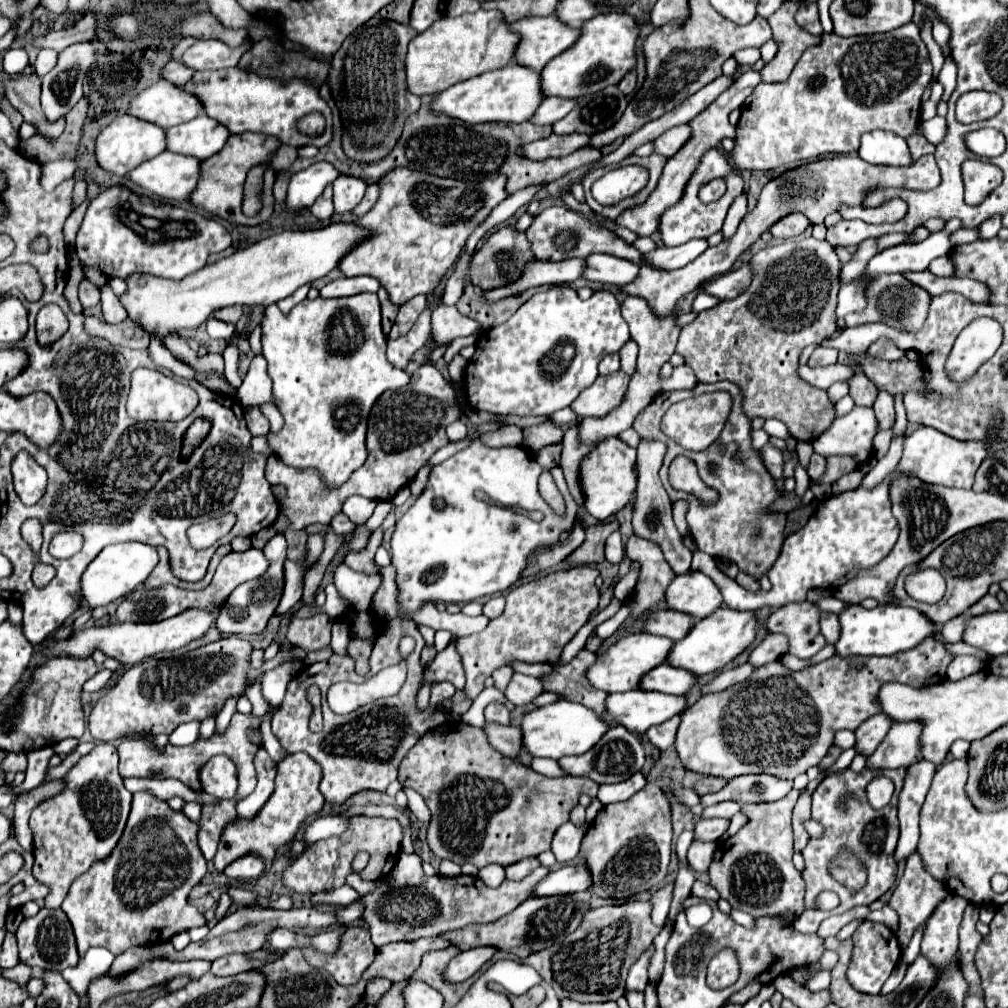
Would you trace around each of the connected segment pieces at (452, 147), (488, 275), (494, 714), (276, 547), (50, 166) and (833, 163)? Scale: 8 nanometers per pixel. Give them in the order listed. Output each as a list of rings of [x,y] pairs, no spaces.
[[[422,96],[422,106],[416,114],[408,116],[402,136],[398,138],[394,150],[378,160],[378,162],[354,162],[350,158],[344,156],[342,150],[342,128],[334,128],[334,140],[332,144],[320,148],[316,158],[298,158],[292,168],[288,172],[278,172],[276,184],[274,184],[274,198],[278,204],[284,204],[286,198],[286,190],[288,190],[288,176],[306,168],[308,164],[312,164],[314,160],[326,160],[332,164],[332,160],[342,162],[342,170],[344,174],[352,174],[358,178],[364,178],[368,184],[376,184],[386,172],[398,168],[398,166],[406,166],[418,172],[426,172],[426,174],[434,174],[434,176],[442,176],[442,178],[454,178],[454,180],[470,180],[470,182],[482,182],[482,180],[492,180],[500,174],[504,174],[508,178],[508,190],[510,194],[530,186],[530,184],[546,184],[552,180],[560,180],[566,174],[570,174],[572,170],[580,168],[580,166],[592,166],[596,164],[602,156],[610,154],[616,146],[584,146],[572,154],[554,158],[550,157],[542,161],[532,161],[527,158],[516,156],[516,146],[518,144],[526,144],[526,142],[534,142],[540,138],[546,138],[546,130],[550,130],[550,126],[536,126],[532,122],[524,122],[524,124],[464,124],[462,120],[452,120],[450,116],[444,114],[434,114],[430,110],[432,106],[432,98],[434,96]]]
[[[512,224],[510,226],[502,226],[498,232],[490,234],[490,238],[484,242],[484,246],[474,254],[472,258],[472,268],[470,268],[470,276],[472,276],[472,284],[484,288],[484,290],[494,290],[494,288],[502,288],[508,286],[512,282],[516,282],[518,278],[522,278],[526,266],[536,260],[534,252],[528,244],[528,238],[524,232],[516,230]]]
[[[488,704],[484,710],[484,716],[486,716],[486,722],[510,726],[510,712],[502,704]]]
[[[276,534],[274,538],[270,538],[270,542],[264,548],[264,554],[268,556],[268,560],[272,560],[272,568],[268,568],[268,572],[264,576],[260,576],[260,580],[250,580],[240,584],[226,600],[220,616],[216,618],[216,628],[222,634],[260,634],[266,628],[268,618],[274,614],[276,604],[280,600],[280,592],[284,586],[284,560],[286,560],[286,538],[284,534]]]
[[[60,160],[60,162],[48,162],[44,164],[44,176],[42,176],[42,186],[46,190],[54,190],[62,180],[74,176],[76,172],[76,162],[74,160]]]
[[[932,154],[918,158],[912,166],[900,168],[900,166],[876,166],[868,164],[858,156],[836,156],[836,158],[822,158],[808,164],[802,164],[798,168],[792,168],[778,178],[772,178],[768,184],[764,184],[756,206],[742,218],[738,230],[734,236],[724,238],[718,246],[708,248],[704,256],[696,258],[692,264],[686,264],[678,270],[652,270],[642,268],[640,280],[636,284],[628,284],[624,288],[628,294],[638,296],[648,302],[652,314],[656,318],[668,318],[676,306],[676,302],[686,296],[688,292],[694,292],[700,288],[704,280],[710,280],[714,276],[726,274],[734,262],[752,248],[752,244],[778,220],[792,212],[802,212],[812,224],[822,224],[824,218],[832,212],[838,212],[842,204],[846,206],[862,206],[864,196],[872,188],[904,188],[904,190],[932,190],[940,184],[940,170],[936,166],[936,160]]]

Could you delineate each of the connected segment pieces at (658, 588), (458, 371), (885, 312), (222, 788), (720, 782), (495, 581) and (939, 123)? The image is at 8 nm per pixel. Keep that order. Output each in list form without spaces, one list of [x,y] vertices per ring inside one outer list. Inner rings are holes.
[[[632,536],[626,544],[626,554],[630,560],[638,560],[642,564],[638,582],[630,596],[630,614],[624,620],[624,628],[630,630],[632,624],[642,618],[642,614],[666,600],[666,588],[676,574],[654,542]]]
[[[458,353],[448,364],[449,376],[452,380],[460,380],[464,376],[464,370],[466,370],[466,360]]]
[[[894,274],[894,276],[880,276],[880,278],[876,278],[868,286],[866,300],[868,300],[868,306],[866,306],[864,312],[848,314],[844,318],[850,328],[858,328],[858,326],[864,326],[864,324],[882,322],[882,324],[892,326],[892,328],[898,328],[898,330],[918,332],[924,326],[926,318],[928,318],[928,308],[930,308],[932,296],[924,288],[920,288],[920,286],[912,284],[910,280],[906,280],[902,274]]]
[[[214,756],[204,764],[200,782],[204,792],[222,800],[236,800],[238,766],[230,756]]]
[[[702,776],[696,784],[694,784],[694,788],[696,788],[696,794],[708,794],[708,792],[716,792],[716,790],[720,790],[720,788],[724,788],[728,784],[728,780],[726,778],[716,778],[716,776]]]
[[[478,438],[468,448],[434,466],[424,492],[408,508],[402,520],[396,522],[392,536],[392,564],[398,572],[396,582],[400,586],[400,606],[404,610],[416,610],[424,600],[466,604],[480,596],[504,592],[514,586],[528,568],[532,554],[538,554],[540,548],[556,546],[560,534],[572,530],[578,510],[576,504],[572,504],[560,466],[554,466],[550,468],[550,474],[556,478],[556,486],[568,508],[564,518],[554,516],[538,494],[538,478],[542,472],[544,468],[526,448],[488,448]],[[476,490],[486,490],[494,504],[538,510],[544,518],[542,522],[532,522],[522,516],[486,512],[482,516],[482,512],[474,512]],[[434,498],[448,498],[448,504],[438,510],[434,508]]]
[[[940,116],[922,122],[920,128],[922,128],[922,136],[924,136],[928,142],[932,142],[932,144],[940,144],[940,142],[944,140],[944,136],[946,136],[946,130],[948,130],[946,118],[940,118]]]

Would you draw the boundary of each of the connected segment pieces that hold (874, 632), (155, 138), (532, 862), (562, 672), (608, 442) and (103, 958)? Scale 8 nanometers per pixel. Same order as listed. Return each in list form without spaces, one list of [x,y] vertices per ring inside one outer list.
[[[854,604],[838,618],[842,624],[842,634],[836,642],[836,654],[840,656],[888,656],[904,652],[922,644],[938,628],[932,620],[928,620],[928,616],[906,606],[876,606],[874,610],[866,610],[860,604]]]
[[[130,114],[118,116],[96,138],[96,160],[98,160],[98,164],[104,170],[108,170],[112,174],[118,174],[118,176],[126,176],[126,172],[134,170],[136,166],[140,166],[142,162],[158,156],[164,150],[166,150],[164,128],[160,128],[158,124],[152,124],[152,122],[140,120],[136,116],[130,116]]]
[[[528,858],[528,860],[520,860],[516,864],[506,866],[506,878],[508,880],[522,880],[526,878],[532,870],[538,868],[538,860],[536,858]]]
[[[588,648],[580,650],[580,654],[570,664],[554,666],[554,672],[550,674],[550,678],[542,680],[544,690],[560,692],[565,699],[580,702],[592,708],[596,714],[604,714],[608,692],[594,688],[586,680],[586,672],[588,672],[586,668],[590,668],[590,664],[594,664],[596,660],[598,660],[596,652],[590,652]]]
[[[618,436],[606,438],[600,442],[600,448],[584,460],[584,468],[580,468],[580,476],[584,476],[584,492],[588,494],[588,514],[596,520],[604,522],[610,516],[616,516],[624,506],[634,500],[636,494],[636,448],[622,442]]]
[[[90,948],[76,968],[62,970],[60,976],[72,986],[72,990],[78,996],[86,996],[90,982],[106,974],[112,962],[114,962],[114,956],[106,948]]]

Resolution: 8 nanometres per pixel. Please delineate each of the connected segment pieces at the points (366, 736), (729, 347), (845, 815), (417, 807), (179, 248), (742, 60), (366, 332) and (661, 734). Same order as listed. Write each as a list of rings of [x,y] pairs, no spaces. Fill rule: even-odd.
[[[392,620],[386,624],[386,628],[378,634],[376,646],[374,646],[372,656],[368,660],[370,670],[380,672],[382,668],[400,662],[400,656],[396,654],[396,646],[398,646],[398,640],[402,634],[412,636],[416,640],[416,648],[414,648],[414,654],[410,654],[410,658],[406,660],[408,678],[398,694],[388,696],[388,698],[380,698],[374,704],[360,706],[358,710],[354,710],[350,714],[340,716],[340,714],[332,712],[328,708],[328,702],[326,702],[326,692],[328,692],[330,684],[336,684],[336,682],[362,684],[366,680],[364,676],[358,676],[354,672],[354,658],[352,656],[334,654],[330,660],[318,662],[320,672],[308,674],[308,668],[306,668],[294,676],[294,680],[288,684],[288,692],[284,696],[280,710],[272,718],[272,732],[278,736],[280,744],[284,746],[284,750],[288,754],[294,754],[296,750],[304,750],[322,766],[322,770],[324,770],[322,796],[326,798],[326,802],[330,802],[334,806],[342,806],[350,796],[364,792],[364,790],[386,792],[388,784],[398,780],[398,766],[400,766],[402,758],[406,756],[406,752],[424,734],[434,732],[436,728],[440,728],[446,722],[452,722],[450,714],[444,710],[438,710],[432,706],[428,706],[426,710],[418,710],[418,706],[416,706],[416,694],[424,682],[424,666],[420,664],[420,652],[424,648],[424,638],[420,636],[420,632],[412,620],[410,622],[408,620]],[[310,684],[316,684],[320,688],[320,694],[322,694],[324,728],[318,734],[310,732],[310,728],[308,728],[308,718],[310,718],[312,706],[306,698],[306,692],[308,692]]]
[[[812,236],[800,240],[786,240],[772,244],[750,258],[752,282],[734,300],[722,300],[696,316],[694,322],[682,328],[676,352],[686,358],[700,382],[730,380],[736,382],[744,394],[744,412],[748,418],[778,418],[796,440],[816,440],[824,434],[836,418],[834,402],[826,390],[806,384],[798,376],[798,360],[806,346],[832,338],[838,332],[836,302],[840,290],[840,260],[826,240]]]
[[[850,768],[838,770],[828,774],[820,786],[816,788],[814,796],[812,796],[812,818],[816,822],[820,822],[824,826],[824,836],[822,838],[812,838],[808,842],[808,846],[802,850],[804,856],[804,870],[802,870],[802,878],[806,882],[806,910],[794,920],[794,926],[798,932],[816,932],[820,922],[826,916],[832,914],[842,914],[846,910],[850,910],[852,906],[868,906],[874,900],[878,900],[884,892],[888,892],[894,884],[896,884],[896,862],[894,862],[894,850],[896,850],[896,842],[898,842],[898,820],[896,820],[896,804],[898,804],[898,796],[900,790],[904,786],[904,778],[906,778],[906,768],[896,768],[896,770],[872,770],[872,768],[864,768],[862,772],[854,772]],[[876,776],[888,776],[894,784],[896,784],[896,792],[894,798],[890,800],[888,806],[884,806],[882,810],[872,810],[870,804],[866,802],[866,794],[864,788],[866,784],[876,778]],[[844,798],[846,800],[846,810],[838,810],[836,804],[838,800]],[[840,848],[852,848],[852,852],[856,852],[856,856],[860,856],[860,860],[868,866],[868,884],[864,890],[860,890],[856,896],[852,896],[844,886],[836,884],[836,880],[832,880],[828,876],[826,864],[828,860],[832,860],[832,856],[836,856],[836,852],[840,852]],[[822,890],[832,890],[840,896],[840,904],[836,910],[832,912],[818,912],[814,910],[814,898],[818,896],[818,892]]]
[[[404,790],[406,792],[406,796],[408,796],[408,808],[410,808],[410,812],[420,820],[420,822],[424,822],[424,824],[428,824],[430,822],[430,810],[426,808],[426,804],[424,804],[424,800],[414,792],[414,790]]]
[[[110,186],[96,196],[82,220],[76,236],[76,254],[86,266],[98,266],[106,278],[126,280],[132,274],[150,274],[156,278],[182,280],[206,266],[210,254],[222,252],[232,244],[228,230],[214,218],[206,218],[194,210],[152,202],[126,186]],[[142,216],[162,222],[162,234],[142,234],[138,220]]]
[[[756,48],[740,50],[740,52],[736,52],[734,58],[736,58],[738,64],[742,64],[742,66],[754,66],[754,64],[760,60],[760,50],[756,50]]]
[[[356,294],[348,298],[302,300],[288,314],[280,312],[276,304],[266,306],[266,320],[262,324],[262,346],[268,362],[268,374],[274,382],[274,398],[284,416],[280,434],[268,434],[268,444],[274,454],[288,466],[304,470],[316,468],[324,482],[340,486],[348,476],[360,468],[368,456],[366,450],[366,422],[374,402],[390,388],[402,388],[410,376],[392,366],[386,358],[386,334],[380,324],[380,304],[376,294]]]
[[[674,716],[674,720],[666,720],[662,724],[656,724],[656,726],[648,728],[646,736],[660,752],[664,752],[664,750],[668,750],[674,744],[678,724],[680,724],[680,716]]]

